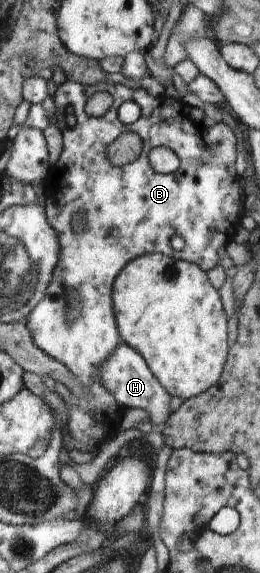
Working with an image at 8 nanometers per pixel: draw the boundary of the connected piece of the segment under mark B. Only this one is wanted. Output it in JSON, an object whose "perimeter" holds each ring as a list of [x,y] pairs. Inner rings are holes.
{"perimeter":[[[66,80],[60,86],[56,87],[56,92],[54,93],[54,103],[56,104],[56,112],[54,113],[53,120],[56,122],[57,127],[60,127],[62,133],[62,152],[57,160],[57,165],[65,165],[65,171],[63,171],[63,175],[61,175],[61,193],[53,193],[51,197],[53,197],[53,201],[51,203],[45,204],[47,221],[51,224],[51,227],[56,231],[58,242],[60,245],[59,250],[59,261],[55,266],[51,283],[49,283],[49,287],[47,287],[47,291],[43,296],[43,299],[39,301],[39,303],[31,310],[29,315],[26,315],[25,320],[27,321],[27,328],[31,333],[33,343],[39,346],[48,356],[55,358],[57,361],[60,361],[62,364],[65,364],[77,377],[80,384],[80,390],[78,392],[73,392],[75,399],[74,404],[79,406],[81,409],[84,409],[87,414],[91,414],[93,419],[96,422],[99,422],[107,431],[106,441],[109,441],[111,437],[117,433],[120,427],[121,418],[125,413],[125,408],[120,406],[116,401],[113,395],[107,391],[103,387],[102,381],[99,377],[100,365],[107,359],[108,355],[111,355],[111,352],[123,341],[120,339],[119,330],[117,329],[114,305],[113,305],[113,286],[114,281],[119,272],[129,263],[133,261],[136,257],[157,253],[161,251],[163,255],[168,255],[169,257],[180,259],[195,265],[198,265],[205,273],[209,271],[209,269],[215,267],[215,265],[219,264],[219,260],[221,258],[223,249],[227,246],[230,241],[231,235],[235,235],[235,231],[237,231],[237,227],[241,225],[241,216],[239,216],[239,211],[244,212],[243,204],[241,203],[241,187],[243,187],[243,179],[237,175],[237,171],[235,170],[235,159],[237,159],[237,147],[236,139],[233,130],[225,124],[225,122],[219,122],[213,127],[205,127],[203,125],[203,116],[204,112],[201,108],[196,108],[193,106],[189,106],[185,104],[183,101],[175,98],[170,98],[167,94],[160,94],[158,97],[151,96],[145,89],[141,88],[141,86],[136,85],[135,88],[129,88],[123,84],[113,84],[108,81],[100,81],[97,85],[94,86],[86,86],[77,82],[72,82],[71,80]],[[106,91],[112,95],[112,106],[109,111],[104,116],[94,118],[88,116],[85,113],[84,107],[87,103],[87,100],[97,92]],[[133,100],[139,107],[141,108],[139,119],[135,121],[135,123],[123,125],[121,121],[119,121],[118,109],[122,103],[126,101]],[[67,115],[71,115],[71,117],[75,117],[75,125],[70,127],[67,124]],[[121,132],[135,132],[139,134],[139,137],[143,142],[143,151],[142,154],[130,164],[125,164],[124,166],[114,166],[106,156],[106,147],[114,140],[119,137]],[[157,146],[165,146],[166,148],[171,148],[177,154],[177,157],[180,159],[180,166],[175,173],[168,174],[158,174],[154,172],[154,169],[151,167],[148,152],[151,148],[156,148]],[[75,214],[81,214],[82,219],[84,220],[84,226],[81,231],[73,231],[71,227],[71,220]],[[179,235],[179,237],[183,238],[184,247],[178,251],[171,247],[169,241],[171,241],[171,237]]]}

